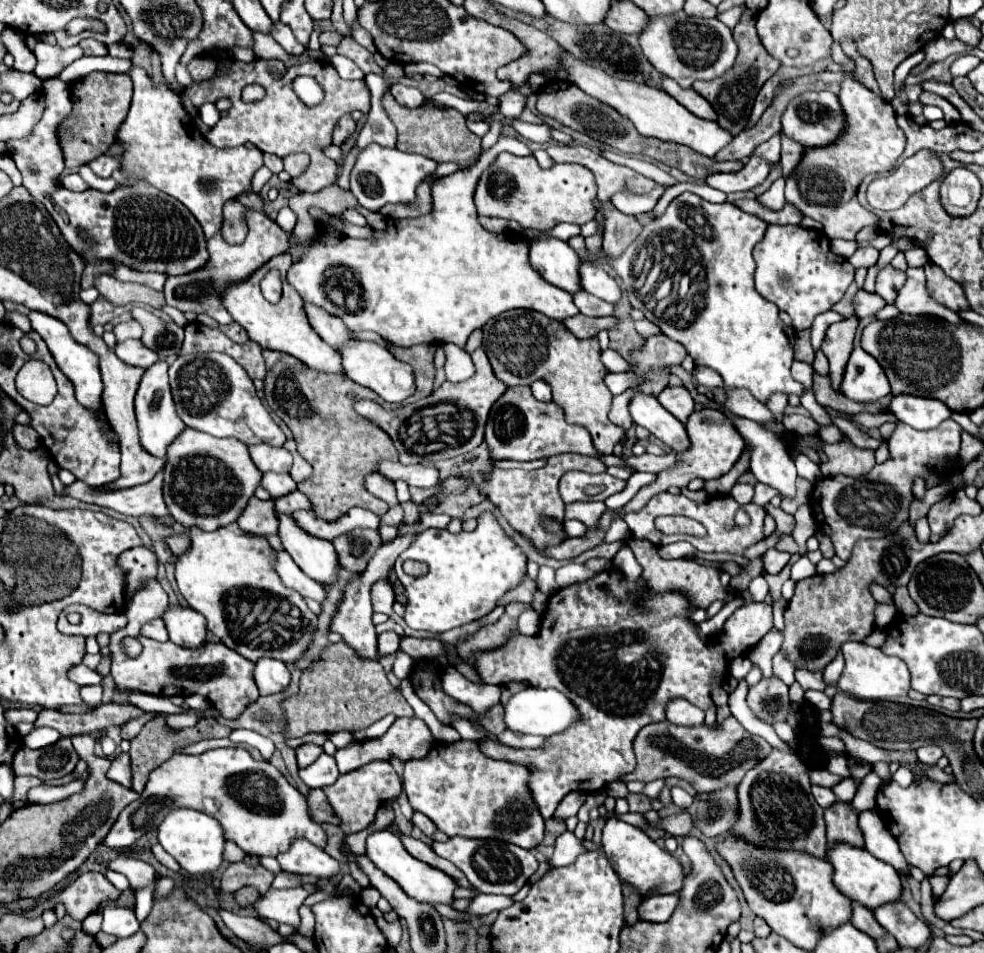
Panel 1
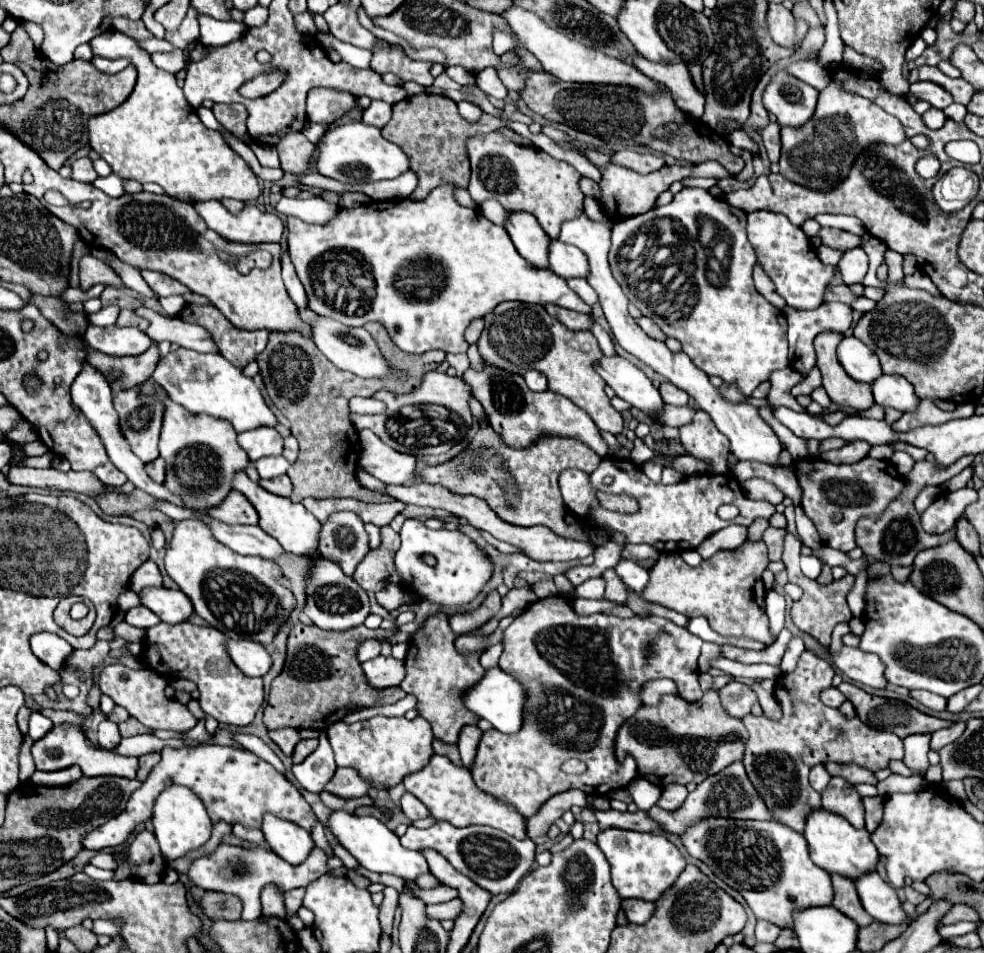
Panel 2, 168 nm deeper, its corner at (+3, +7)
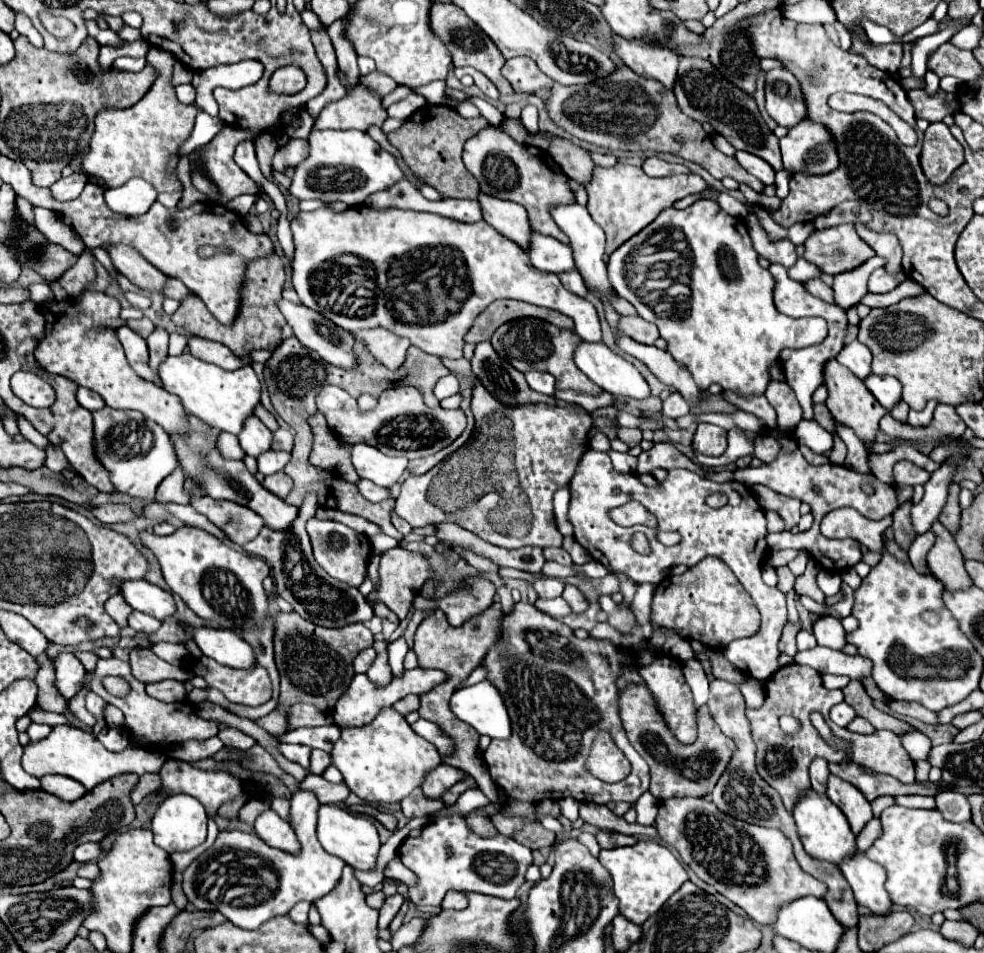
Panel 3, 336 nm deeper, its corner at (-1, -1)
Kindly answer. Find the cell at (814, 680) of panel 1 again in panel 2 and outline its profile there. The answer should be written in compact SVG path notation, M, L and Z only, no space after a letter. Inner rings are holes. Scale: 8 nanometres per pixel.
M802 652L800 660L790 674L782 674L776 680L774 698L782 708L780 720L770 720L764 714L748 714L742 718L748 730L748 742L744 750L744 766L748 778L760 790L760 796L774 812L776 820L790 826L796 832L804 830L804 818L808 810L818 810L820 794L808 784L808 772L812 764L842 760L846 764L854 762L870 768L872 772L888 768L892 760L904 758L902 740L884 730L874 730L864 724L858 716L846 718L840 710L828 708L820 702L820 692L832 688L834 668L814 656L812 652Z

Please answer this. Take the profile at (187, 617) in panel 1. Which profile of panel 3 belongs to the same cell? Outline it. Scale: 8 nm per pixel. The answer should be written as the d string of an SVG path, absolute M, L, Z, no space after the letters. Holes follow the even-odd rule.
M132 580L132 582L120 582L120 594L126 598L126 602L144 614L150 614L158 620L166 620L176 612L174 596L148 580Z

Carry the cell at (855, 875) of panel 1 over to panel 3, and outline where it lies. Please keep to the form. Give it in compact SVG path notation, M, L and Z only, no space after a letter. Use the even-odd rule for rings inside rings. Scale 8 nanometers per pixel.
M808 790L806 794L802 794L800 802L794 808L794 820L796 820L798 834L800 834L800 840L804 844L804 850L812 858L840 866L840 862L844 858L858 854L856 836L852 834L846 816L842 814L842 810L836 804L830 802L828 796L820 796L814 790Z

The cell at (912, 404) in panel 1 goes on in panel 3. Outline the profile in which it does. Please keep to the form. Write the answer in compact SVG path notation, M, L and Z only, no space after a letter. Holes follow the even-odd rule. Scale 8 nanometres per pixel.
M872 374L872 376L868 376L864 380L864 384L886 410L892 410L902 400L902 386L892 376L876 376L876 374Z

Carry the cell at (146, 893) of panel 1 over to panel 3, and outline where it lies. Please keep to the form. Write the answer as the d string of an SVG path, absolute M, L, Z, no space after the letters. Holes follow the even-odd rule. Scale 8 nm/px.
M172 794L152 818L154 842L168 854L186 852L206 840L208 816L204 806L188 794Z

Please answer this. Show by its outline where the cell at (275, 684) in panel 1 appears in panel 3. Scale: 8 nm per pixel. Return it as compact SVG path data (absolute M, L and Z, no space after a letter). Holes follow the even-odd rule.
M198 628L192 630L192 638L208 658L214 658L224 666L232 666L238 670L256 666L254 648L232 630Z

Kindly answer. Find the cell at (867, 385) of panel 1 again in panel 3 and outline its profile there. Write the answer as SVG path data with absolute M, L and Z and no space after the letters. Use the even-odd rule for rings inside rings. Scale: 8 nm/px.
M858 340L846 344L840 354L836 356L836 360L846 366L854 376L858 376L860 380L862 378L868 378L868 374L872 374L872 352Z

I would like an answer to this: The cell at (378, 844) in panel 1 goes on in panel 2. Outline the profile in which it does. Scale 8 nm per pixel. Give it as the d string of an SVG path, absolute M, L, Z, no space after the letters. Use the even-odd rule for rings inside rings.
M336 810L328 816L326 828L370 872L386 872L386 874L400 876L404 880L416 880L416 876L428 872L426 858L420 852L404 848L400 844L398 836L392 830L388 830L374 816L356 816L356 814L348 814L344 810Z

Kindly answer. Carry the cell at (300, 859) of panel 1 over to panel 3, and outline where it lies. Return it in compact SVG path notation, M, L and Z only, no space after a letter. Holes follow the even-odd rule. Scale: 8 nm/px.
M266 810L256 818L256 834L272 848L288 850L290 854L300 854L300 842L296 842L296 832L292 826L282 820L274 810Z

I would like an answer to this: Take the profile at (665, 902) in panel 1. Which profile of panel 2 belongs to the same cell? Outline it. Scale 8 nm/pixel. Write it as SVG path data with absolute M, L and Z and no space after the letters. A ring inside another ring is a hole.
M622 900L622 910L632 924L644 924L652 916L654 904L652 902L640 902L640 900Z

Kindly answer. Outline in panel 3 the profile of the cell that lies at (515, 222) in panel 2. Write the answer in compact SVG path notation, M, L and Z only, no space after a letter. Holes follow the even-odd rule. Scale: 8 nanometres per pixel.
M486 194L478 196L482 204L484 220L494 226L500 234L504 234L508 240L522 246L522 250L528 250L528 238L532 236L532 226L528 222L528 214L524 206L508 200L498 200Z

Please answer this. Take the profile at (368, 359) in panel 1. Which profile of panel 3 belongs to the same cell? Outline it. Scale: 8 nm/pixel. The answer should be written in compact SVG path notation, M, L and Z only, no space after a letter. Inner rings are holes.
M280 300L278 302L278 308L282 310L286 322L294 328L294 336L310 350L318 352L322 360L334 364L334 366L340 366L340 368L346 368L346 370L354 370L356 368L356 352L354 352L354 336L352 332L332 324L328 318L324 318L322 314L318 314L316 310L310 310L306 306L296 306L288 300Z

